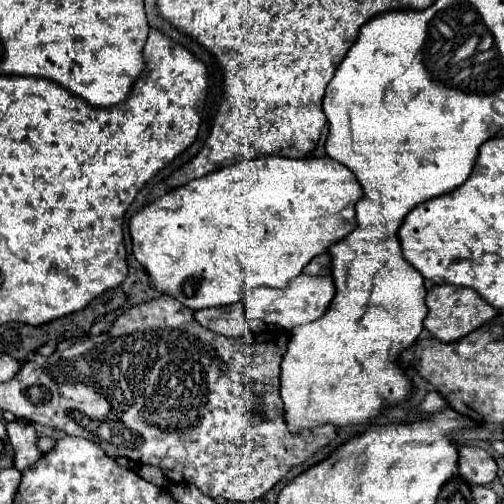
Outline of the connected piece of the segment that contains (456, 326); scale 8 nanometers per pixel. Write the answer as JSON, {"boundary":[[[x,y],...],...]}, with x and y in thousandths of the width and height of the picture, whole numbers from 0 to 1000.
{"boundary":[[[873,563],[861,567],[849,583],[845,583],[845,607],[849,607],[849,627],[841,635],[841,651],[869,675],[877,679],[905,679],[909,671],[921,671],[925,663],[940,659],[948,647],[972,639],[972,631],[980,631],[988,619],[960,599],[940,575],[933,571],[917,571],[917,567],[901,567],[901,563]]]}

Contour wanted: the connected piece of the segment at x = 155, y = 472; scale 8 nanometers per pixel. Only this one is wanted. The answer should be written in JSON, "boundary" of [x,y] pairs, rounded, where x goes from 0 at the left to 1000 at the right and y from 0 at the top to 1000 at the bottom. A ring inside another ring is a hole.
{"boundary":[[[274,925],[270,937],[274,937],[286,952],[294,952],[294,956],[302,956],[302,960],[313,960],[313,964],[325,964],[325,960],[329,960],[329,948],[325,948],[321,933],[310,929],[310,925]]]}

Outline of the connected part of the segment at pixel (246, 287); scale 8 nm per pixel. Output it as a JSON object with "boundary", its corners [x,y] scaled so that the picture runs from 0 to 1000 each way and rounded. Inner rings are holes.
{"boundary":[[[524,310],[524,313],[504,313],[496,321],[476,321],[476,325],[460,325],[460,329],[444,329],[429,341],[417,341],[409,345],[405,353],[393,353],[393,357],[381,357],[357,373],[349,373],[345,381],[333,381],[325,385],[321,393],[306,397],[302,405],[286,409],[274,425],[262,429],[258,437],[258,468],[262,468],[262,496],[266,496],[266,508],[270,516],[294,536],[294,548],[302,556],[302,563],[310,567],[310,575],[325,579],[325,583],[337,583],[345,587],[353,599],[361,599],[365,607],[381,611],[381,615],[397,615],[397,611],[421,611],[421,607],[452,607],[452,603],[464,603],[472,599],[476,591],[480,597],[488,595],[488,587],[496,583],[496,575],[512,571],[512,567],[536,567],[536,571],[567,571],[575,563],[579,552],[595,548],[599,536],[607,532],[607,524],[631,508],[631,504],[643,504],[663,480],[679,476],[683,468],[690,468],[702,452],[706,452],[706,421],[702,421],[702,409],[710,401],[710,393],[718,393],[718,373],[706,357],[702,345],[694,345],[694,337],[651,313],[651,310],[639,310],[639,313],[623,313],[623,310],[611,310],[611,313],[563,313],[563,310]]]}

